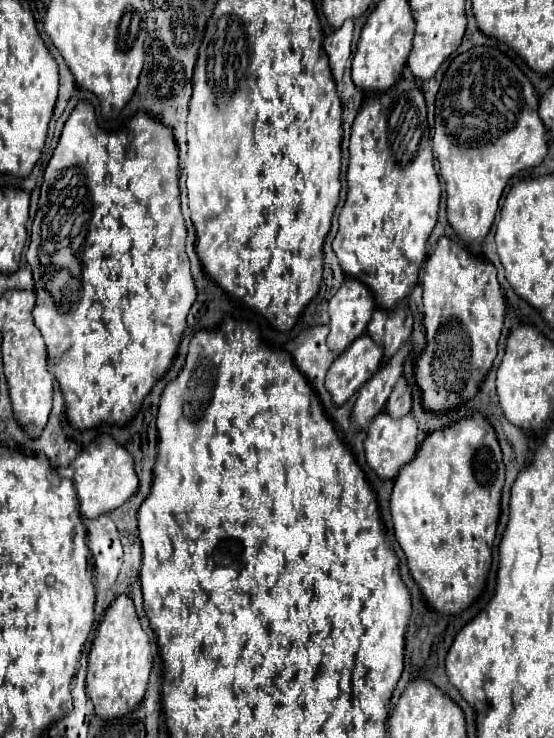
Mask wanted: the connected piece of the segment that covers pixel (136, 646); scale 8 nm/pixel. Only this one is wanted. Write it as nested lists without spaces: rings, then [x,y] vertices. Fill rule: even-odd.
[[[122,594],[106,610],[88,654],[86,694],[90,696],[96,714],[102,720],[112,720],[136,710],[144,698],[150,670],[152,662],[148,636],[140,626],[132,600]]]

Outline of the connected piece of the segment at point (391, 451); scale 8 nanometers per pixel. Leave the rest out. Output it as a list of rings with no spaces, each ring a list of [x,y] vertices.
[[[378,414],[370,424],[364,448],[366,448],[366,462],[378,474],[378,478],[394,480],[396,474],[402,470],[402,466],[412,462],[412,458],[418,452],[418,424],[410,414],[398,420],[390,418],[388,414]]]

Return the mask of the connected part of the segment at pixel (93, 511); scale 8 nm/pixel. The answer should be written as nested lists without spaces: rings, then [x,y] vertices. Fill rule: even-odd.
[[[104,434],[82,448],[82,452],[72,460],[74,484],[80,498],[80,512],[84,518],[98,518],[108,510],[122,506],[138,488],[138,478],[134,472],[134,460],[126,448],[114,442],[112,436]]]

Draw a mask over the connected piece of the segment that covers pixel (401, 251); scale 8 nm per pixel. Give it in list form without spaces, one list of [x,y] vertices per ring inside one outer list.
[[[398,80],[388,92],[368,96],[356,114],[350,136],[348,196],[340,212],[340,230],[332,248],[346,276],[360,278],[372,290],[380,310],[392,310],[418,284],[418,272],[426,260],[426,242],[438,220],[440,180],[432,162],[430,132],[422,90],[412,80]]]

